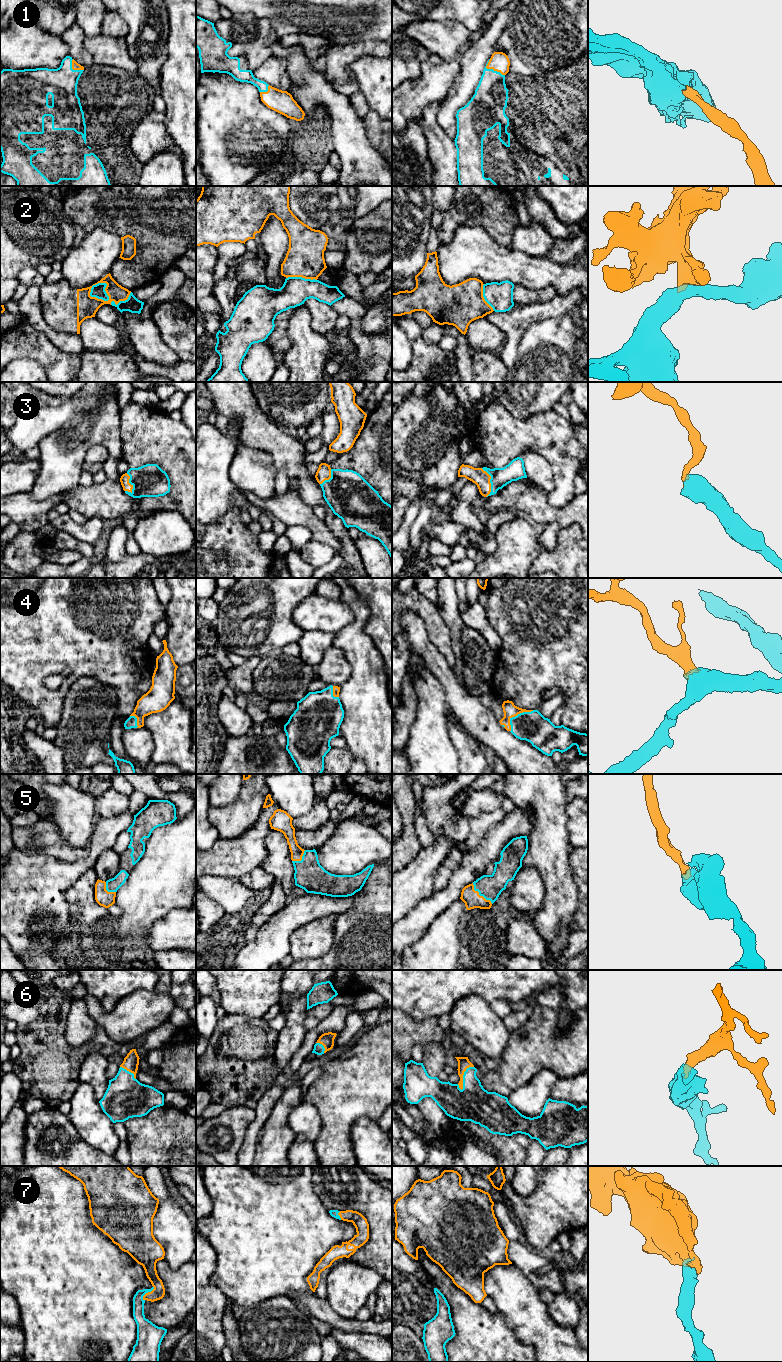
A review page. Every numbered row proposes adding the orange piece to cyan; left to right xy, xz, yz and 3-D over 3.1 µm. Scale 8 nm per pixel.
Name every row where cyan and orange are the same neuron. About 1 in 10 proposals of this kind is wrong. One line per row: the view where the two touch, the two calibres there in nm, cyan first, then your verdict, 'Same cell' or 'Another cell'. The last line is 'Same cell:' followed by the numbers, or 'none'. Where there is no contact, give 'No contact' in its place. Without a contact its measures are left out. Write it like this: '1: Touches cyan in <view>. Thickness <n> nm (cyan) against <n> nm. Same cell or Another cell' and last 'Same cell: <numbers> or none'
1: Touches cyan in yz. Thickness 280 nm (cyan) against 160 nm. Same cell
2: Touches cyan in xy. Thickness 110 nm (cyan) against 170 nm. Another cell
3: Touches cyan in yz. Thickness 160 nm (cyan) against 140 nm. Same cell
4: Touches cyan in yz. Thickness 240 nm (cyan) against 110 nm. Same cell
5: Touches cyan in yz. Thickness 190 nm (cyan) against 140 nm. Same cell
6: Touches cyan in yz. Thickness 300 nm (cyan) against 100 nm. Same cell
7: Touches cyan in xy. Thickness 100 nm (cyan) against 120 nm. Same cell
Same cell: 1, 3, 4, 5, 6, 7

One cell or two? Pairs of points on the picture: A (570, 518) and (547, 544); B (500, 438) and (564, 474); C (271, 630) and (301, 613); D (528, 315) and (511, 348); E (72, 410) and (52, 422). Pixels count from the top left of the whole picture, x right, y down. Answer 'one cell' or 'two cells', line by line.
A: two cells
B: one cell
C: two cells
D: one cell
E: one cell

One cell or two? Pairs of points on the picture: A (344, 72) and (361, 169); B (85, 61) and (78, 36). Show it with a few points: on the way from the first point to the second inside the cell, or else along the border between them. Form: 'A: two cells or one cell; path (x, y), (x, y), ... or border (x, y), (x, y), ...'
A: two cells; border (329, 83), (336, 91), (348, 98)
B: one cell; path (80, 55), (78, 53), (78, 42)

